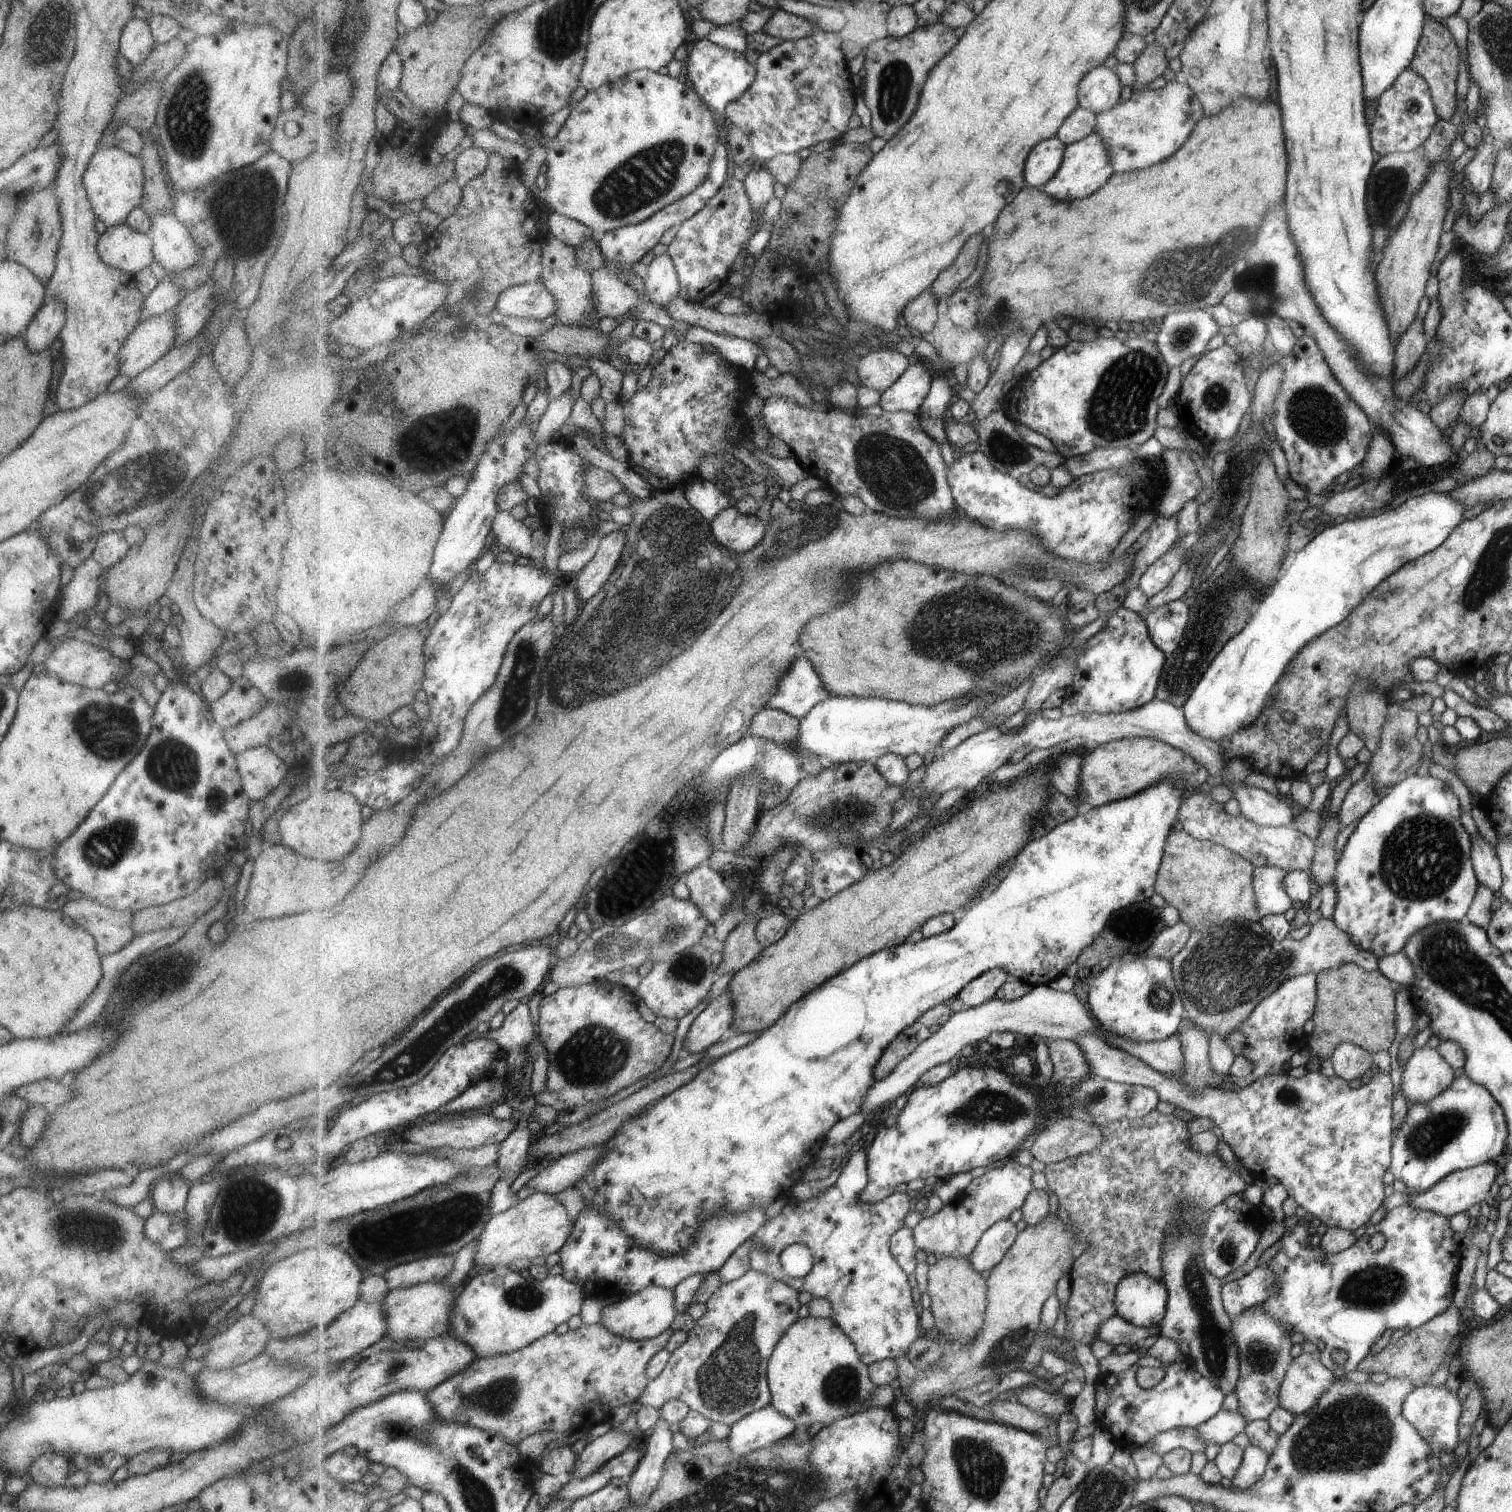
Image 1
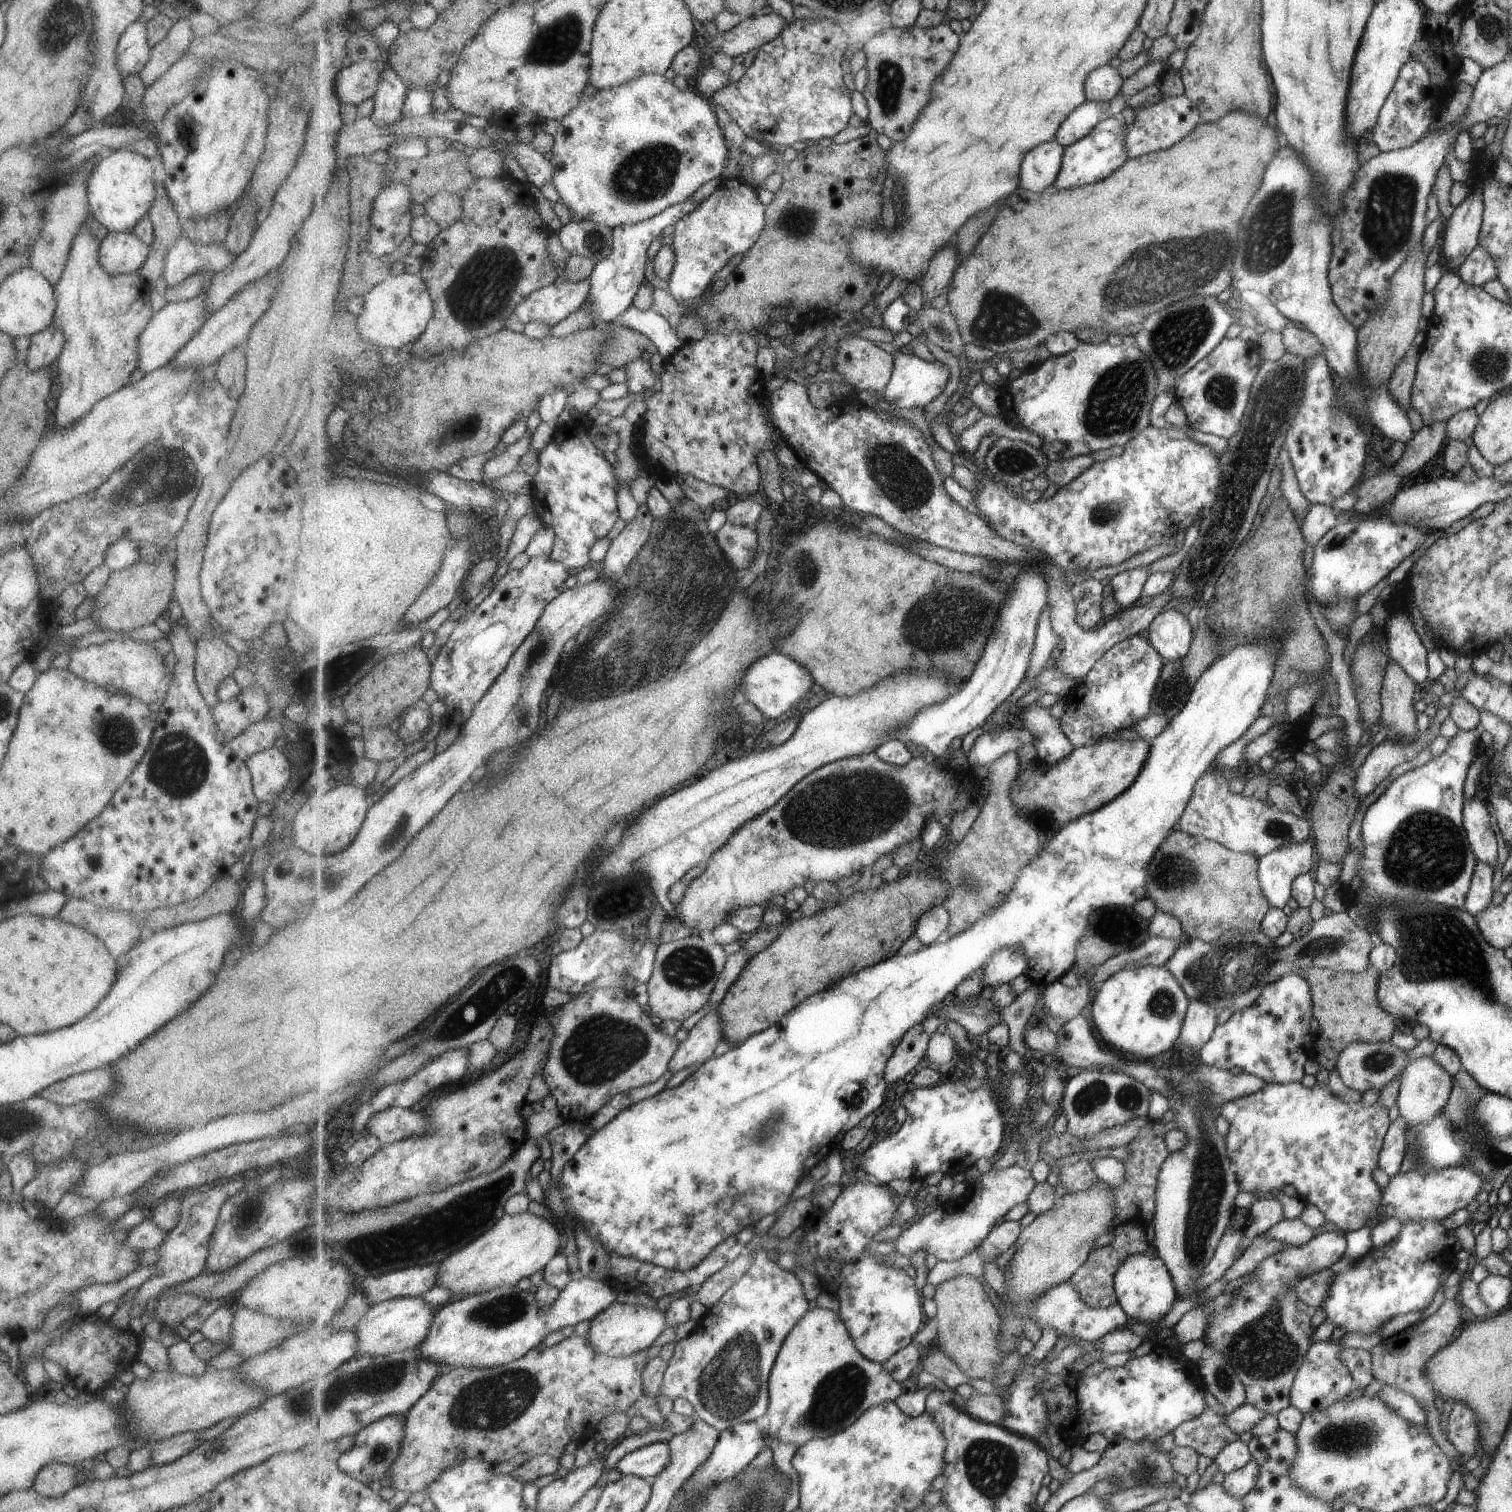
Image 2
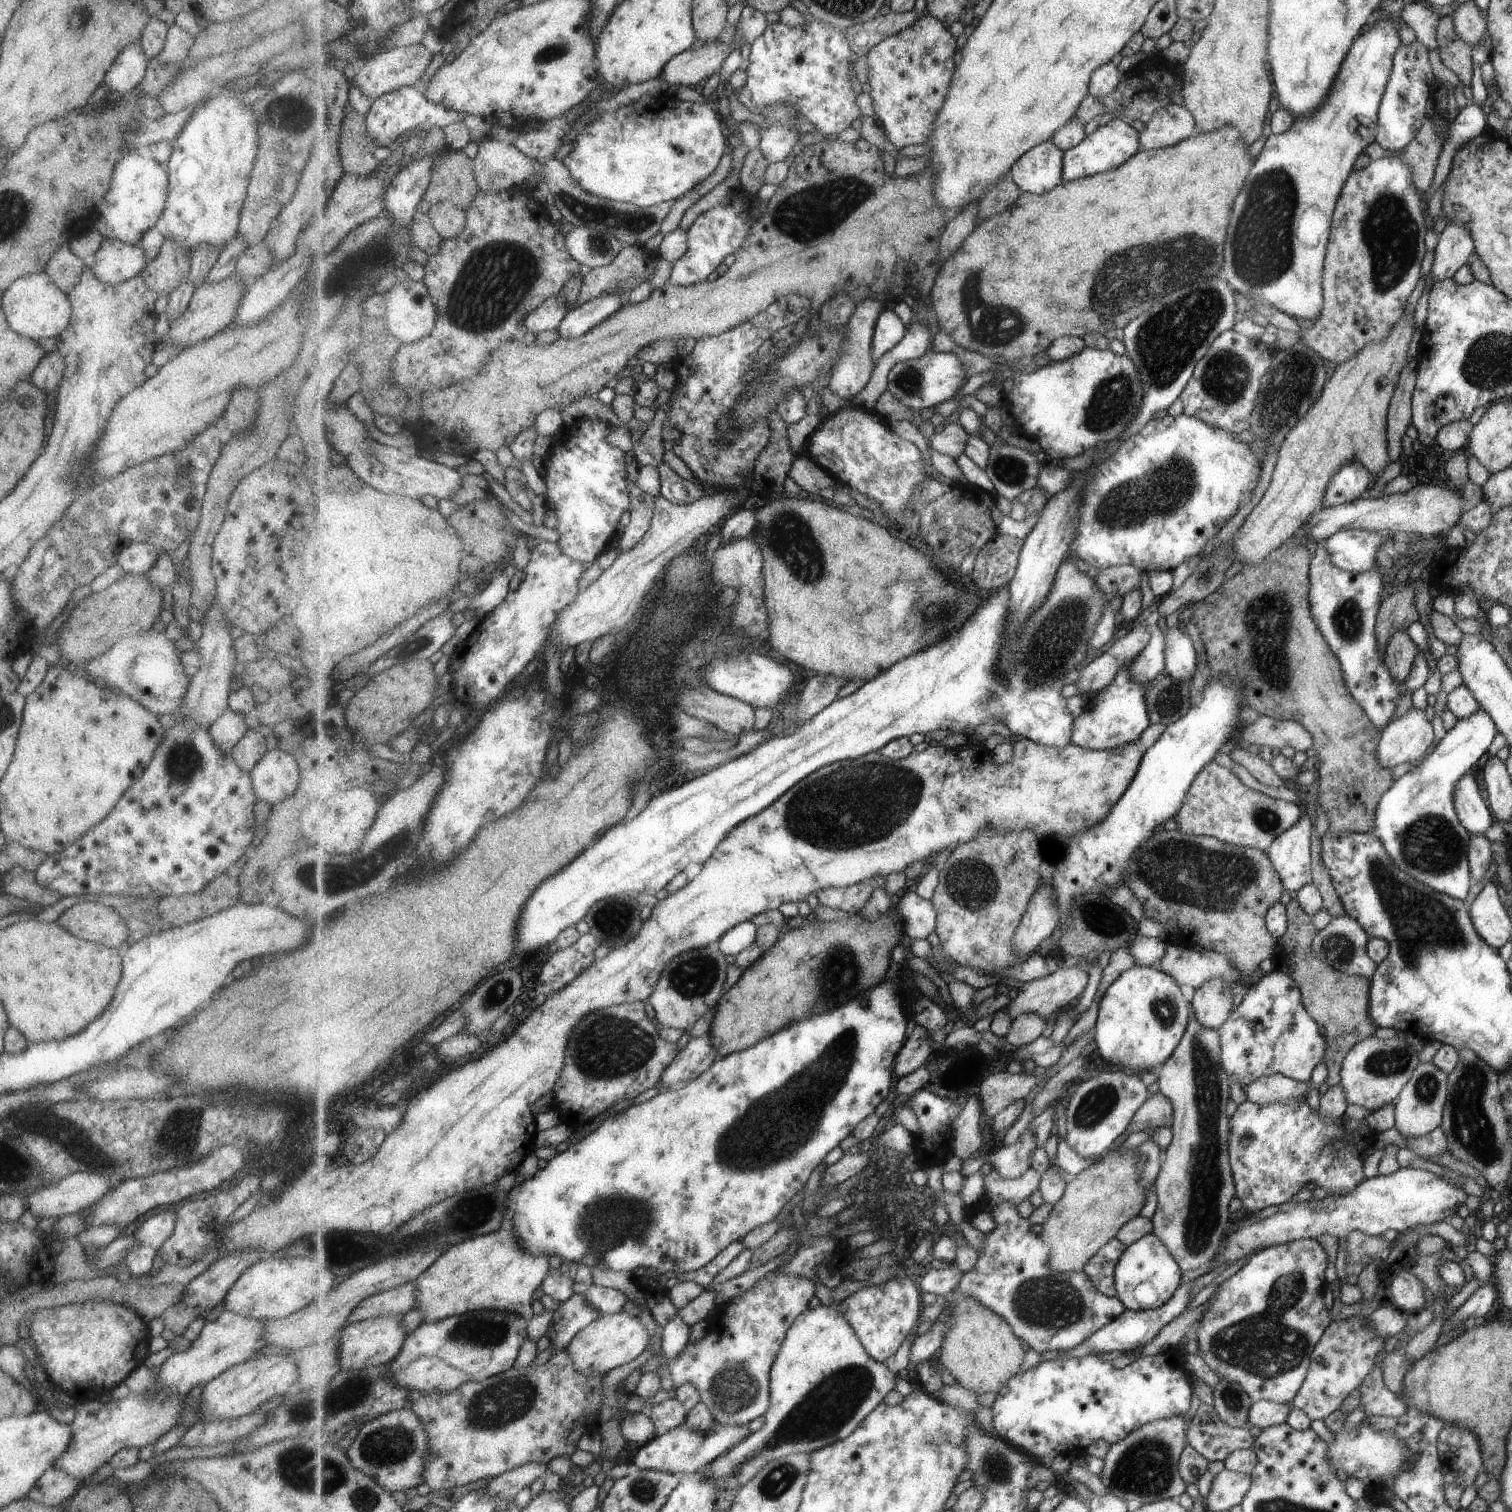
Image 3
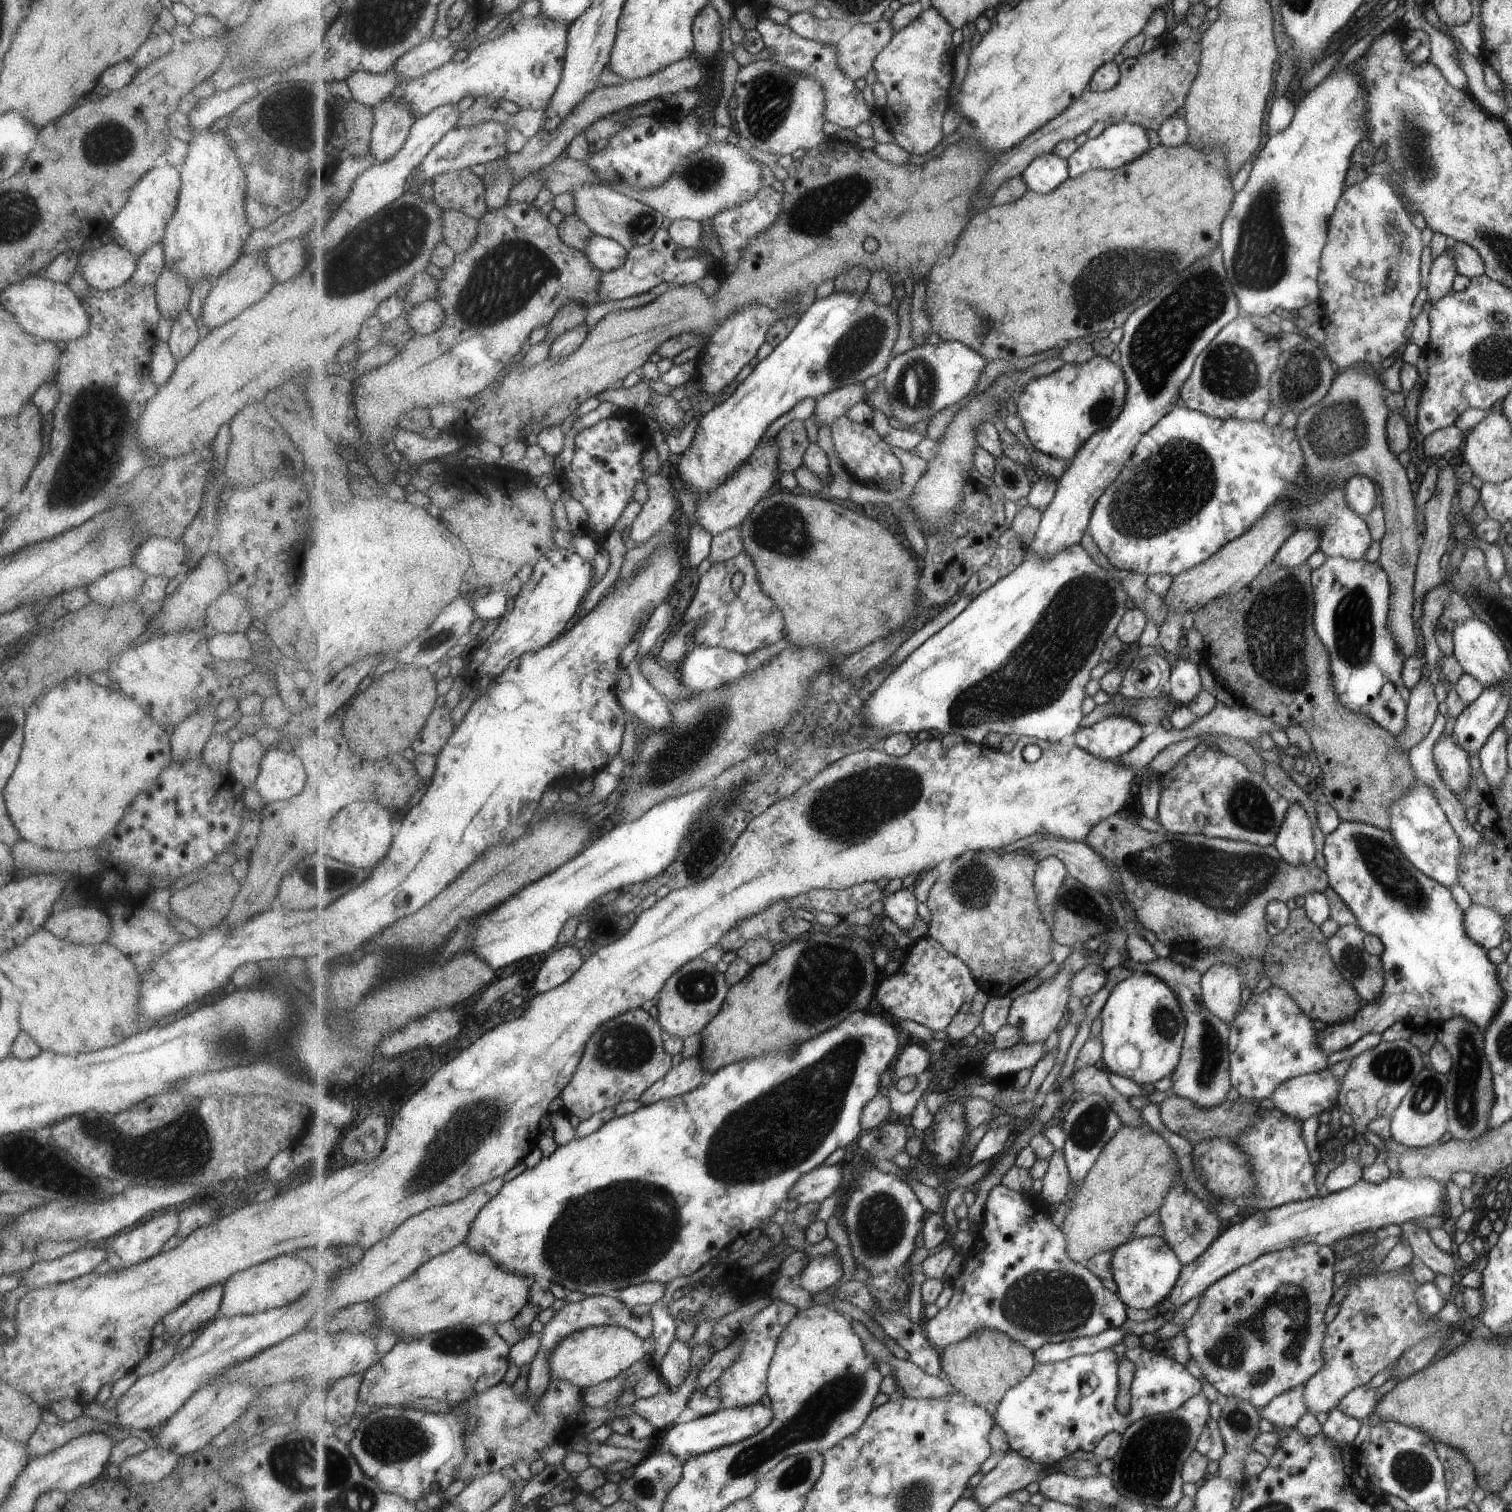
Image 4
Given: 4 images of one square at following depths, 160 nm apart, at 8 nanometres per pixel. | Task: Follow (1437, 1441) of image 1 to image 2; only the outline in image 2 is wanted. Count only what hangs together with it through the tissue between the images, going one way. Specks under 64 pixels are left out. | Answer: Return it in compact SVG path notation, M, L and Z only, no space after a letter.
M1383 1385L1377 1394L1379 1394L1379 1398L1383 1402L1387 1402L1387 1406L1393 1412L1397 1412L1402 1418L1417 1424L1419 1427L1426 1426L1427 1412L1413 1396L1409 1396L1408 1393L1399 1390L1399 1388L1393 1388L1393 1386L1388 1385Z

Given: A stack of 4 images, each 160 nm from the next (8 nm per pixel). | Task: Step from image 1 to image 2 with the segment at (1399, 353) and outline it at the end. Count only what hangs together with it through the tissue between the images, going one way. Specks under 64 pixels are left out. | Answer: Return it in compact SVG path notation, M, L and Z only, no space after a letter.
M1411 348L1398 364L1395 364L1394 372L1387 383L1387 390L1391 396L1399 402L1403 410L1409 410L1410 391L1413 387L1414 378L1417 375L1417 365L1421 348Z

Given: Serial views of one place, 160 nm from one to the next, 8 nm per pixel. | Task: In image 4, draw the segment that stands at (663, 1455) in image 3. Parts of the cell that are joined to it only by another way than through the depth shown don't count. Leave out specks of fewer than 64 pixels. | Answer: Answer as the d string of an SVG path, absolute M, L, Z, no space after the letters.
M757 1403L749 1406L719 1409L717 1412L697 1417L686 1423L675 1424L665 1432L658 1435L653 1452L672 1452L686 1463L691 1457L714 1451L716 1448L739 1442L744 1438L761 1432L773 1422L775 1413L773 1408L765 1404Z

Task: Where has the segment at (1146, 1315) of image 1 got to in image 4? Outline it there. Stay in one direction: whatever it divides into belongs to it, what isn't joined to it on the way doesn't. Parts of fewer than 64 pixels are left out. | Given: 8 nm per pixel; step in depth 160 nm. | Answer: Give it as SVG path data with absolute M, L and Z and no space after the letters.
M1131 1237L1125 1244L1120 1244L1112 1258L1112 1269L1118 1284L1119 1300L1125 1306L1136 1309L1151 1308L1160 1304L1169 1294L1171 1287L1181 1274L1182 1263L1174 1249L1164 1237Z

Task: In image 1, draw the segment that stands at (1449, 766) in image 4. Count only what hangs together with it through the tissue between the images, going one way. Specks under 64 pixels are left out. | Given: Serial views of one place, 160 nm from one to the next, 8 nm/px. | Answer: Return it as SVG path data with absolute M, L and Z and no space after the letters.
M1479 833L1471 838L1471 861L1474 864L1478 884L1483 884L1491 892L1497 892L1502 880L1496 850L1489 846Z

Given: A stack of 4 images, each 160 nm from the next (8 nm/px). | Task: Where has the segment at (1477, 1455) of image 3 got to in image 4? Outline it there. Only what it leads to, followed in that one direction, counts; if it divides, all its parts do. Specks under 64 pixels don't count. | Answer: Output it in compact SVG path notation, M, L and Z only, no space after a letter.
M1434 1443L1436 1455L1444 1468L1448 1510L1464 1507L1478 1486L1472 1464L1457 1449Z

